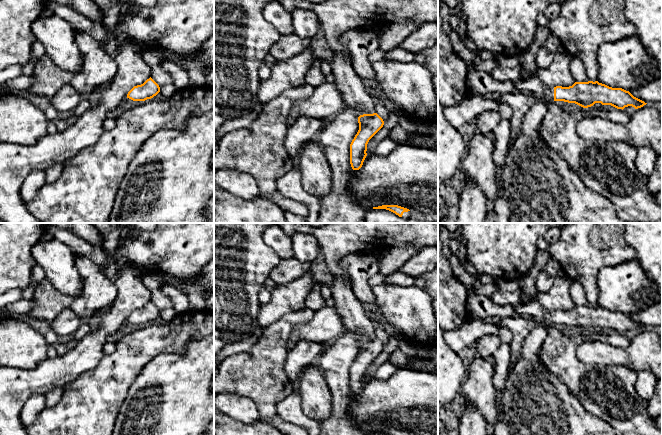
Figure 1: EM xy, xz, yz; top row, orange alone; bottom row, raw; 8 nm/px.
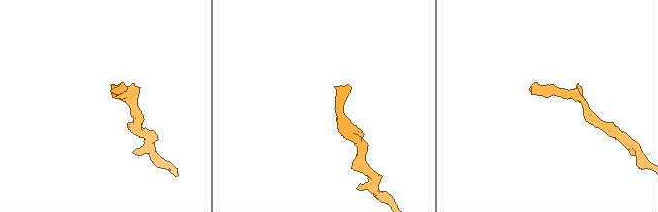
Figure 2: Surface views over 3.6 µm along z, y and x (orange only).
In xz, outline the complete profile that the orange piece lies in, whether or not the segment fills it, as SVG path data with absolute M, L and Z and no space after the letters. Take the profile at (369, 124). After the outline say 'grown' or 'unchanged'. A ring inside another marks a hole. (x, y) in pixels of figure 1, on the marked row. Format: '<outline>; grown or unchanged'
M334 53L332 73L334 84L348 108L359 109L364 114L358 117L359 130L350 144L350 164L353 170L359 170L367 156L369 140L383 127L383 119L375 112L375 101L370 96L363 81L352 66L352 56Z; grown

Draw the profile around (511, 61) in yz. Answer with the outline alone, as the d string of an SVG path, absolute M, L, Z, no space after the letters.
M499 56L500 63L510 68L514 68L519 64L519 56Z

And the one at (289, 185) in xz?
M295 167L277 180L277 191L282 196L309 206L307 223L317 223L321 203L320 200L307 193L302 186L300 170Z

